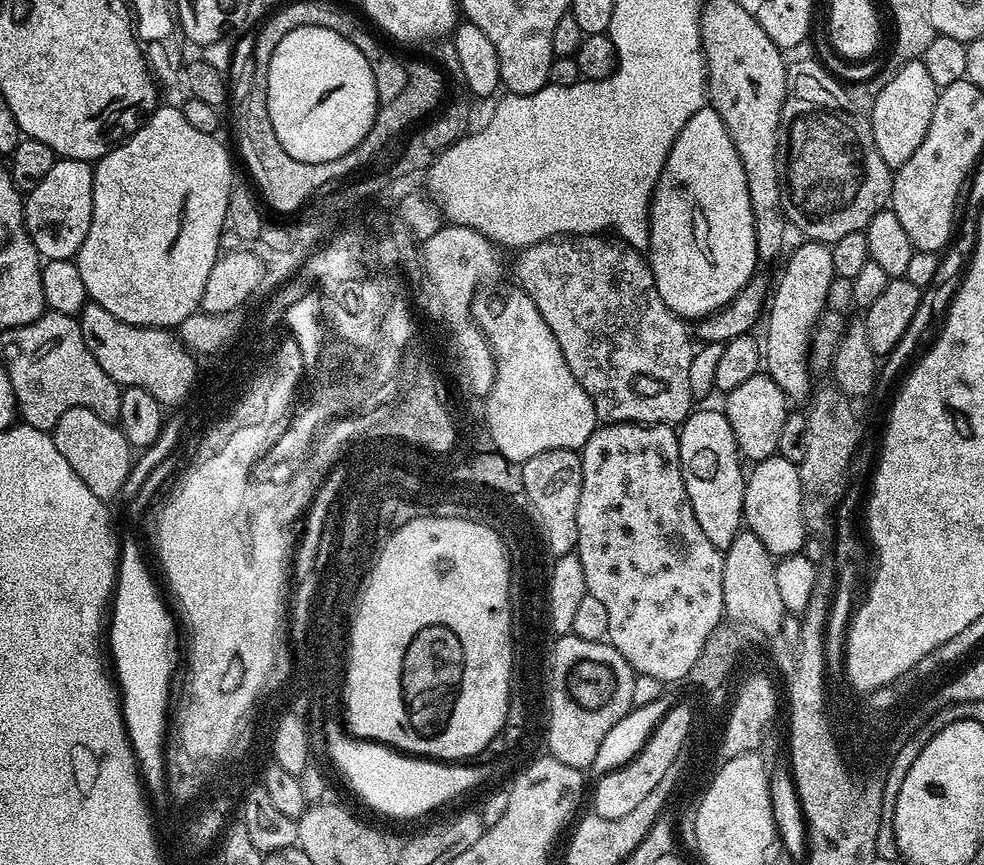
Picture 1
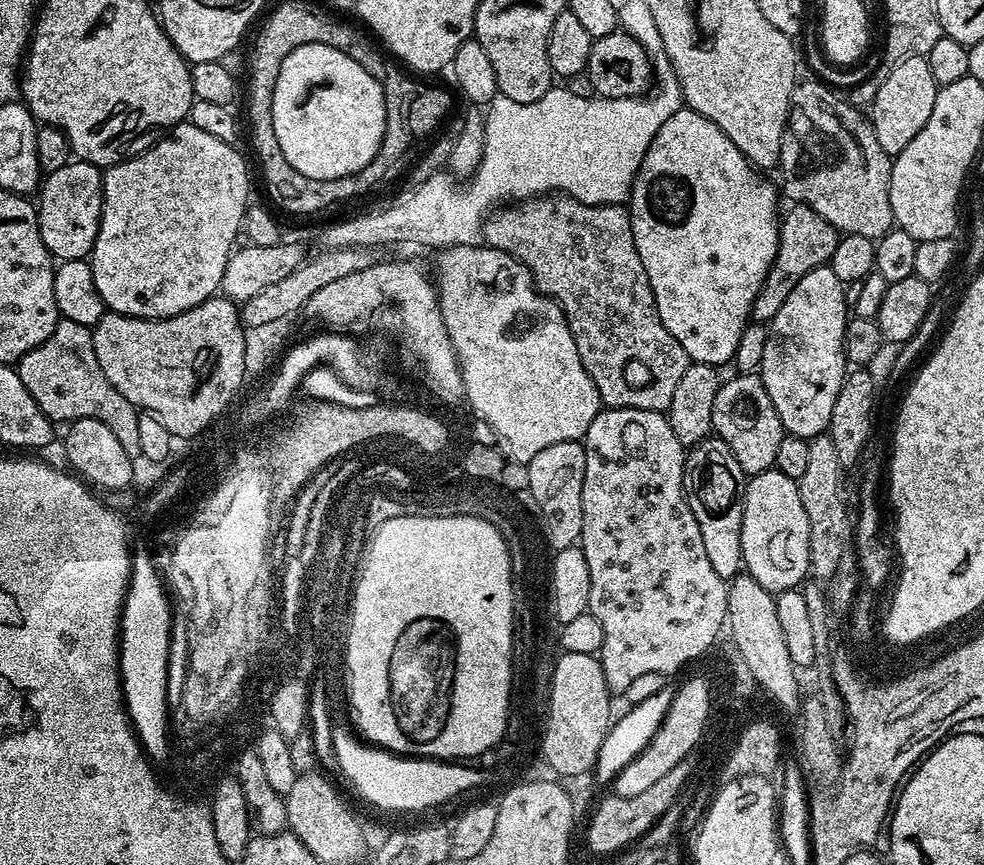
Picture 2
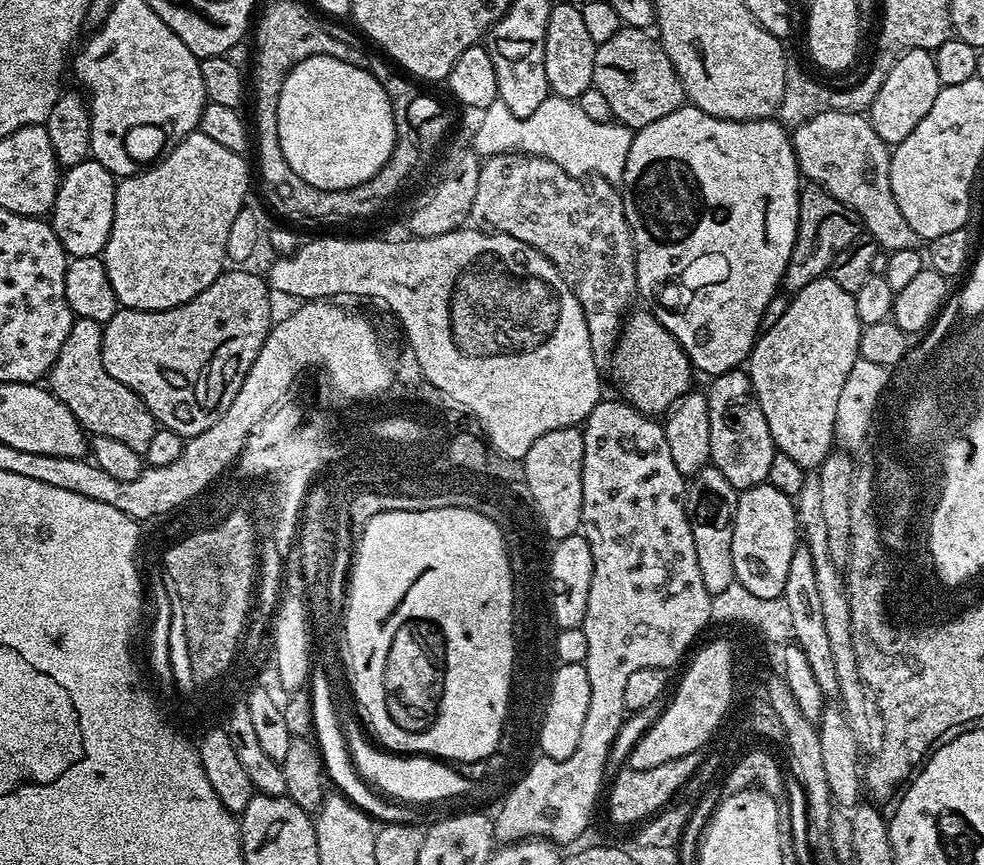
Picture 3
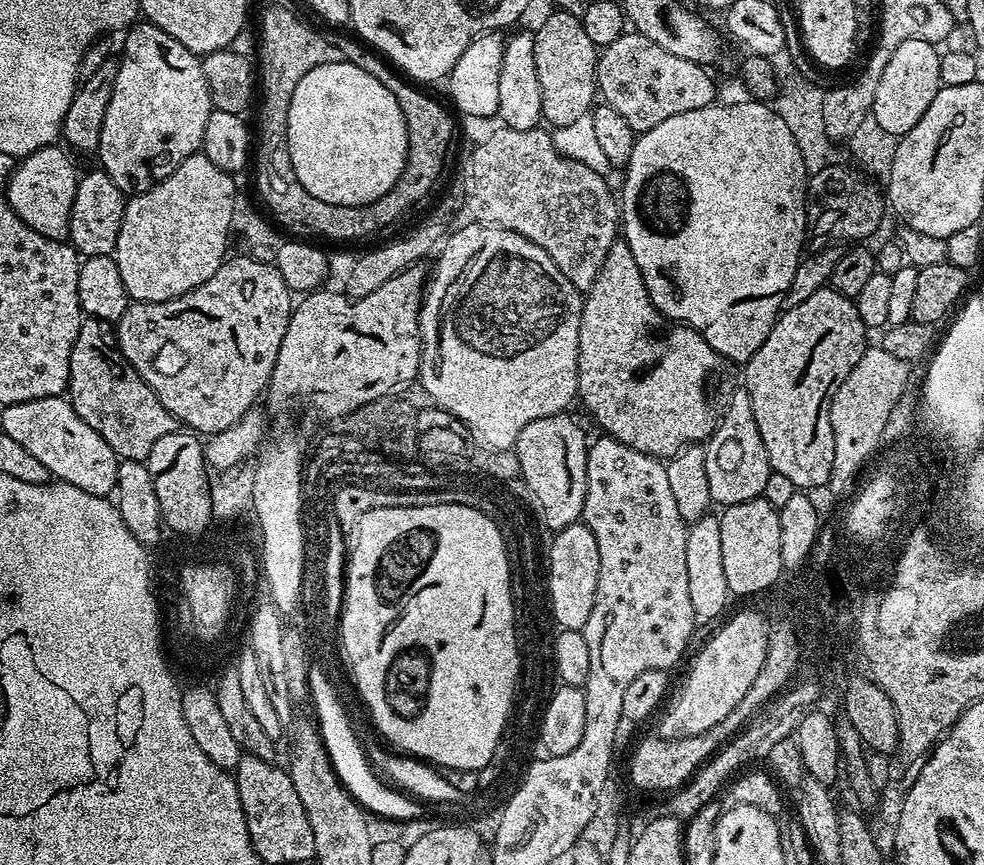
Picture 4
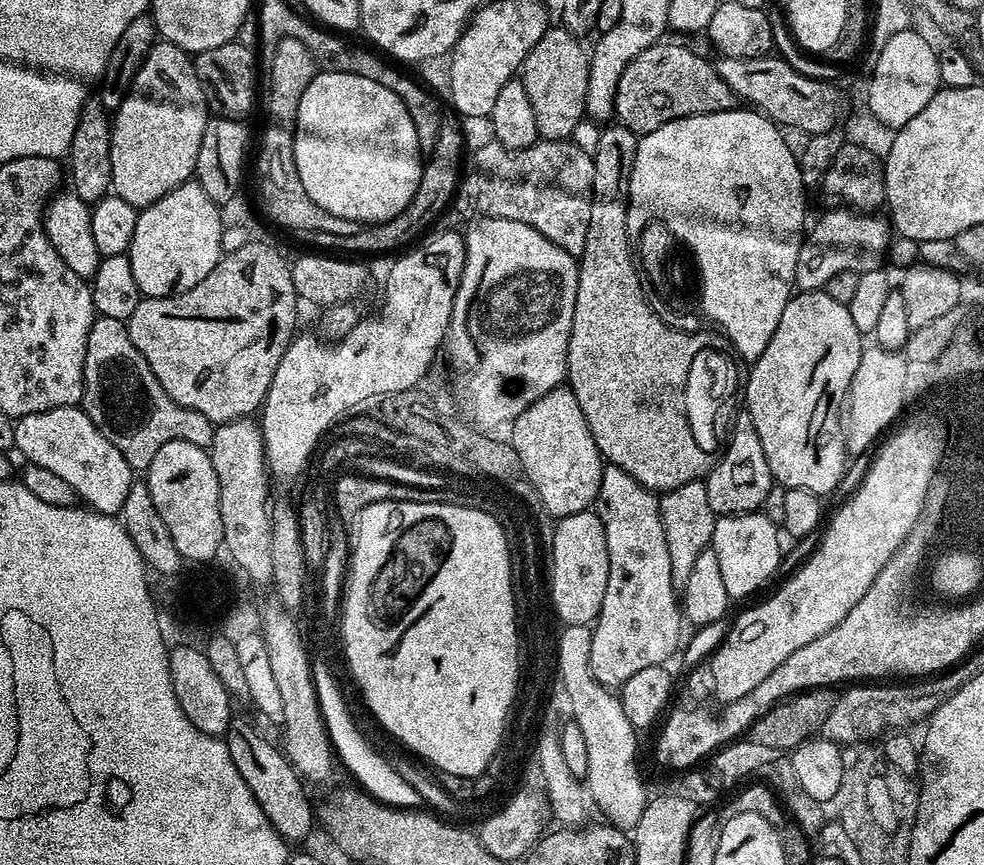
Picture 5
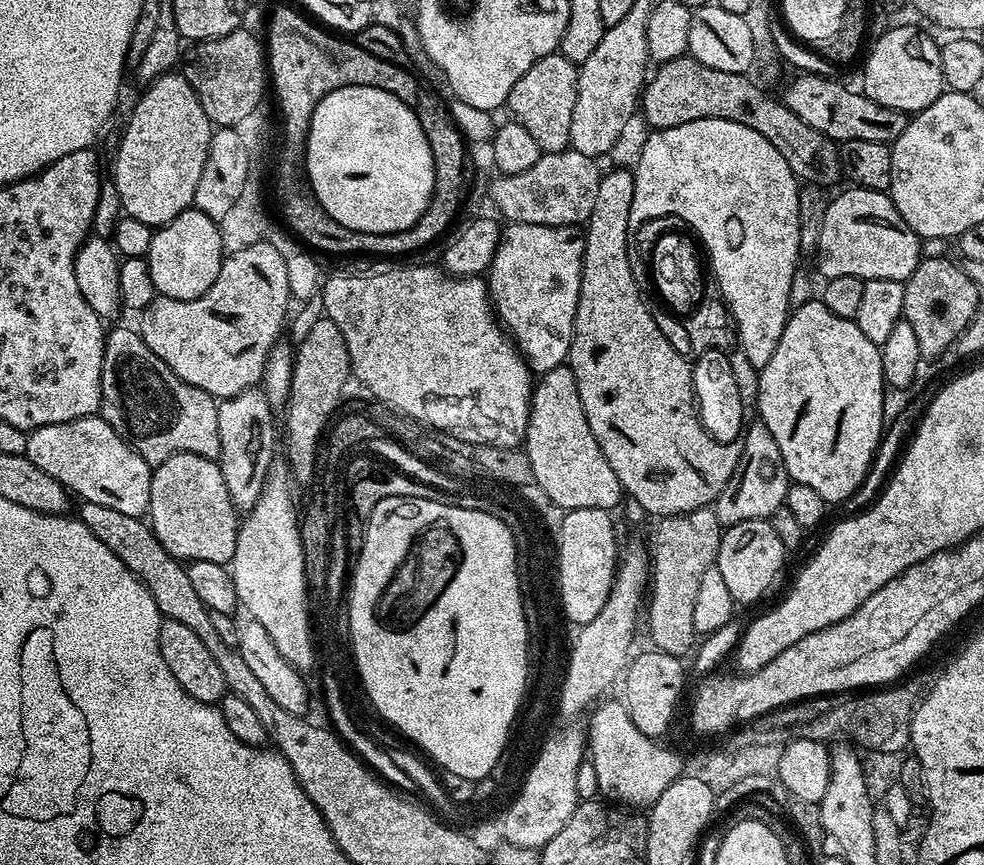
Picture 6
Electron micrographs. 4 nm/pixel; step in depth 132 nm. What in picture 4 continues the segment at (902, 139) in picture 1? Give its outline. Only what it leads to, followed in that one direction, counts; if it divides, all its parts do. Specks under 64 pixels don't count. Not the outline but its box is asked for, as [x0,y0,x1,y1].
[871,40,942,137]

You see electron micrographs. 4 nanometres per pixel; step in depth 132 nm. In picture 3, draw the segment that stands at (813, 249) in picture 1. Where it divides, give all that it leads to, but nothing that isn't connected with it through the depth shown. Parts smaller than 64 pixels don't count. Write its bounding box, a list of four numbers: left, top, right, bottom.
[746,274,861,470]

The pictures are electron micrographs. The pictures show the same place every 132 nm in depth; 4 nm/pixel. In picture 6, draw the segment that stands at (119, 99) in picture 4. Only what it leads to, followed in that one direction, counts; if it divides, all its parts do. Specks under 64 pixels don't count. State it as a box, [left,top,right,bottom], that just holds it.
[110,71,214,230]

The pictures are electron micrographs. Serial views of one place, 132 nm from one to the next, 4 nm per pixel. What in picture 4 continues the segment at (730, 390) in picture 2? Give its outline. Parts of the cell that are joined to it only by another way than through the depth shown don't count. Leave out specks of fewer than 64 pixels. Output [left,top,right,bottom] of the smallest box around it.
[706,390,769,506]

